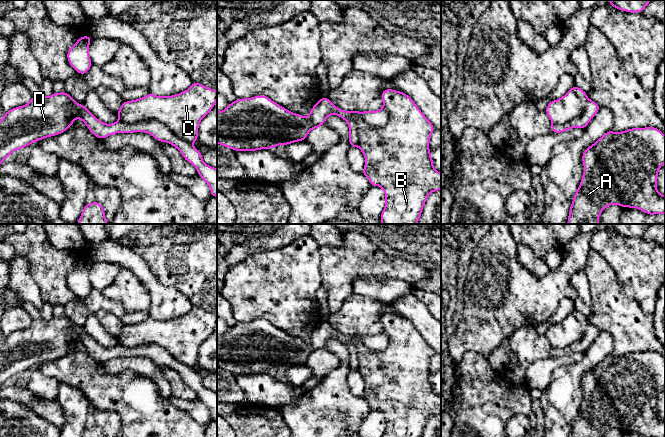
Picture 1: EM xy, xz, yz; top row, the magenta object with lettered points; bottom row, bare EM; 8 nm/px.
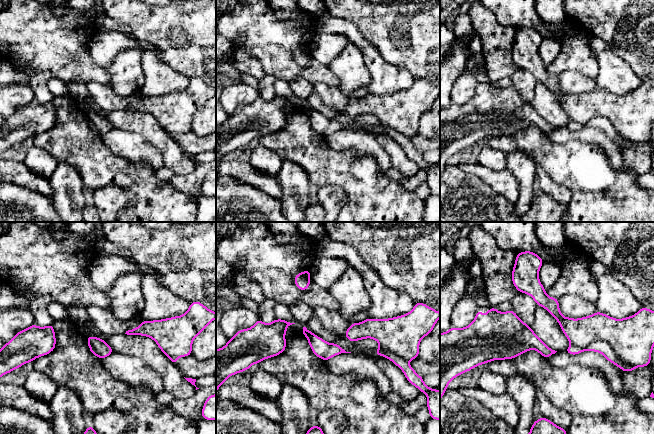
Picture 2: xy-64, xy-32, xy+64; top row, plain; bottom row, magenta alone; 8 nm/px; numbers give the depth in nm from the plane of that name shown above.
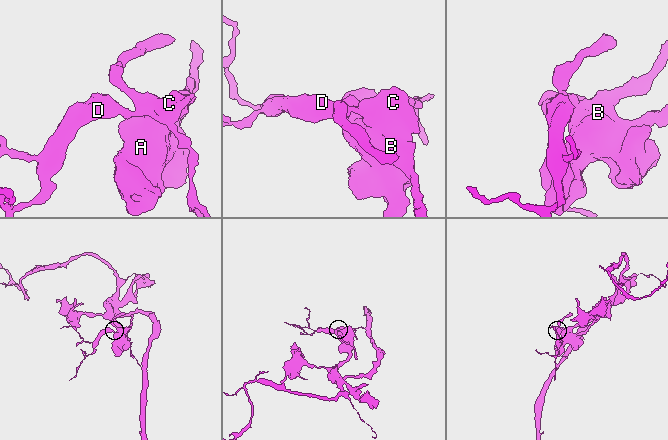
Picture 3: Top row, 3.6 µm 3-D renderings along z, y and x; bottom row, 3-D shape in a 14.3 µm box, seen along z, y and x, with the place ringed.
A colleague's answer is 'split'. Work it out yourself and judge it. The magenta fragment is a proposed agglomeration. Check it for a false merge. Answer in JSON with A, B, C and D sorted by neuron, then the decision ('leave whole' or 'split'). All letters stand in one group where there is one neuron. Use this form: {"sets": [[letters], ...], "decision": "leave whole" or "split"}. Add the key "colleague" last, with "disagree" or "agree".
{"sets": [["A", "B", "C"], ["D"]], "decision": "split", "colleague": "agree"}

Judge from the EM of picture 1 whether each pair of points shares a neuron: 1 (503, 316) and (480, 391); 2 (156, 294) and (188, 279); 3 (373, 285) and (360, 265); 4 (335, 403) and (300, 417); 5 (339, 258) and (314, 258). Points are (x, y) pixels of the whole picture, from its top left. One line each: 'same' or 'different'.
1: different
2: different
3: different
4: same
5: different

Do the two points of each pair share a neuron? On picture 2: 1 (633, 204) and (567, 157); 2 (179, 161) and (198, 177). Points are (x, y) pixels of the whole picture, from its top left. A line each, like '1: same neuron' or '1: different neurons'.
1: same neuron
2: different neurons

